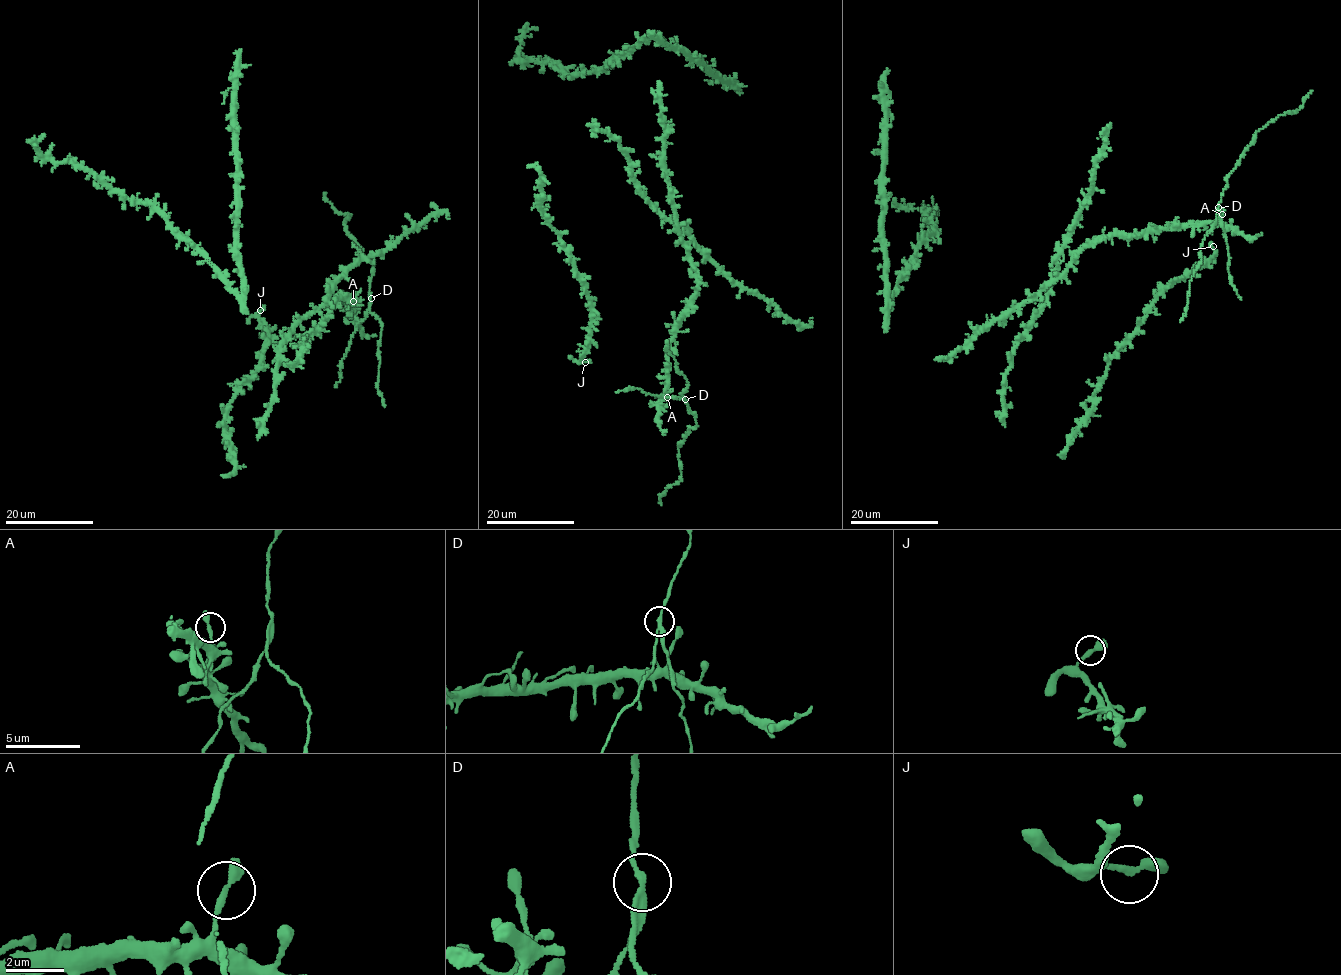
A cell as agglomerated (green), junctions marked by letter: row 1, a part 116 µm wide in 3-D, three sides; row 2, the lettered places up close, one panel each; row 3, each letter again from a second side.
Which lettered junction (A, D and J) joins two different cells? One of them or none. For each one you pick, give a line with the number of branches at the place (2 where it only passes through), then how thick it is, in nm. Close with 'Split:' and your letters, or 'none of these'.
D: branches 2; calibre 240 nm
Split: D

